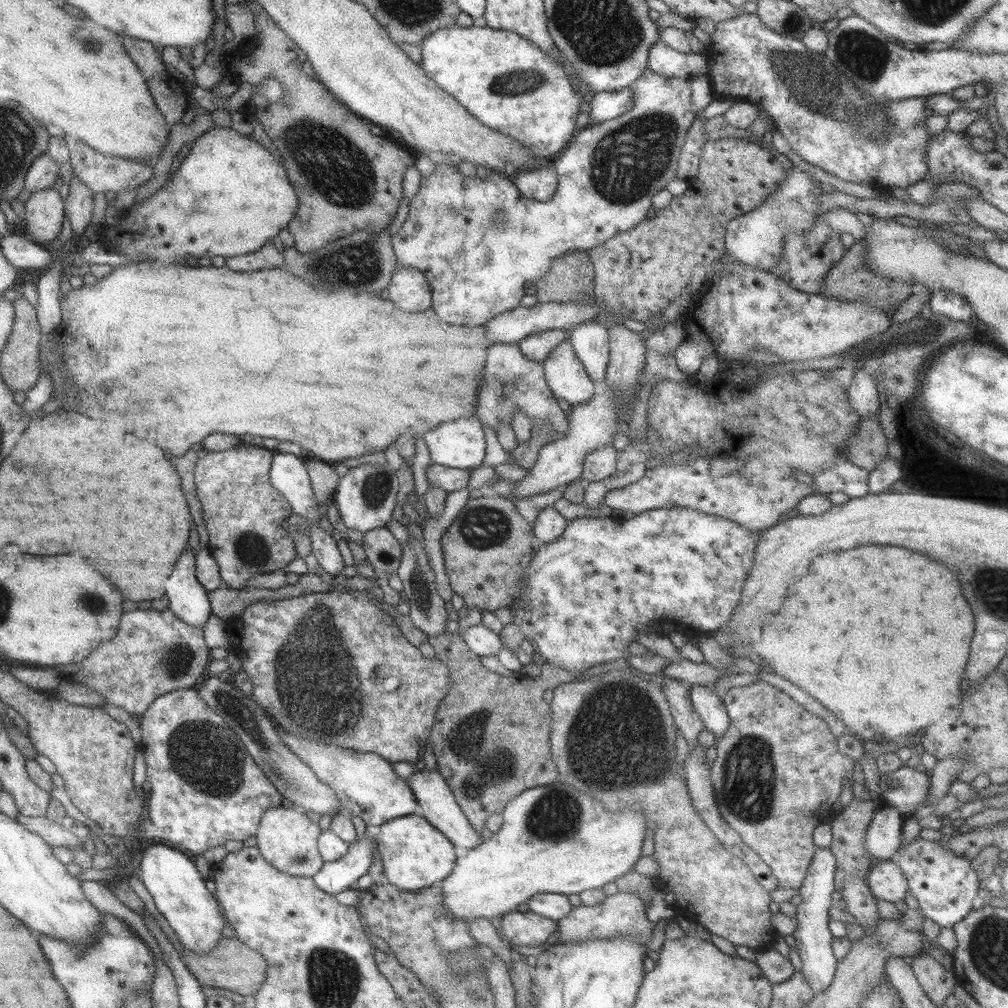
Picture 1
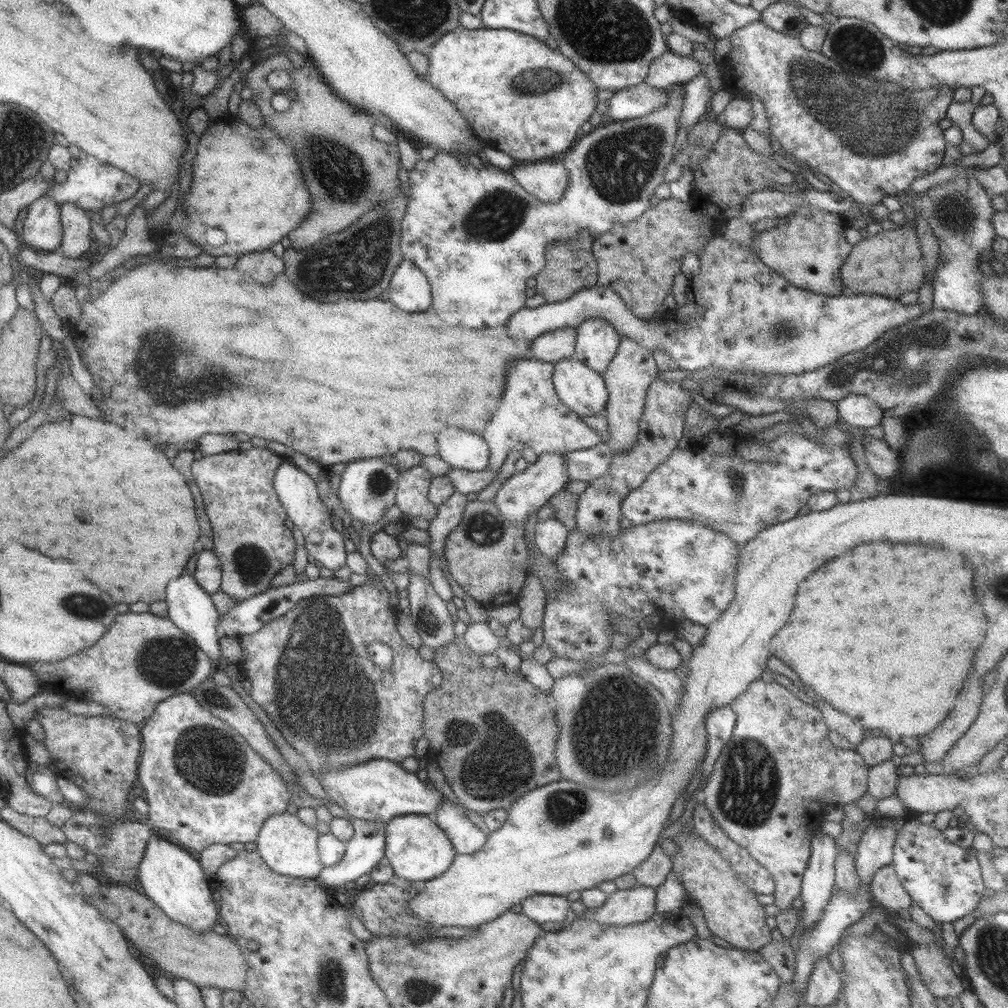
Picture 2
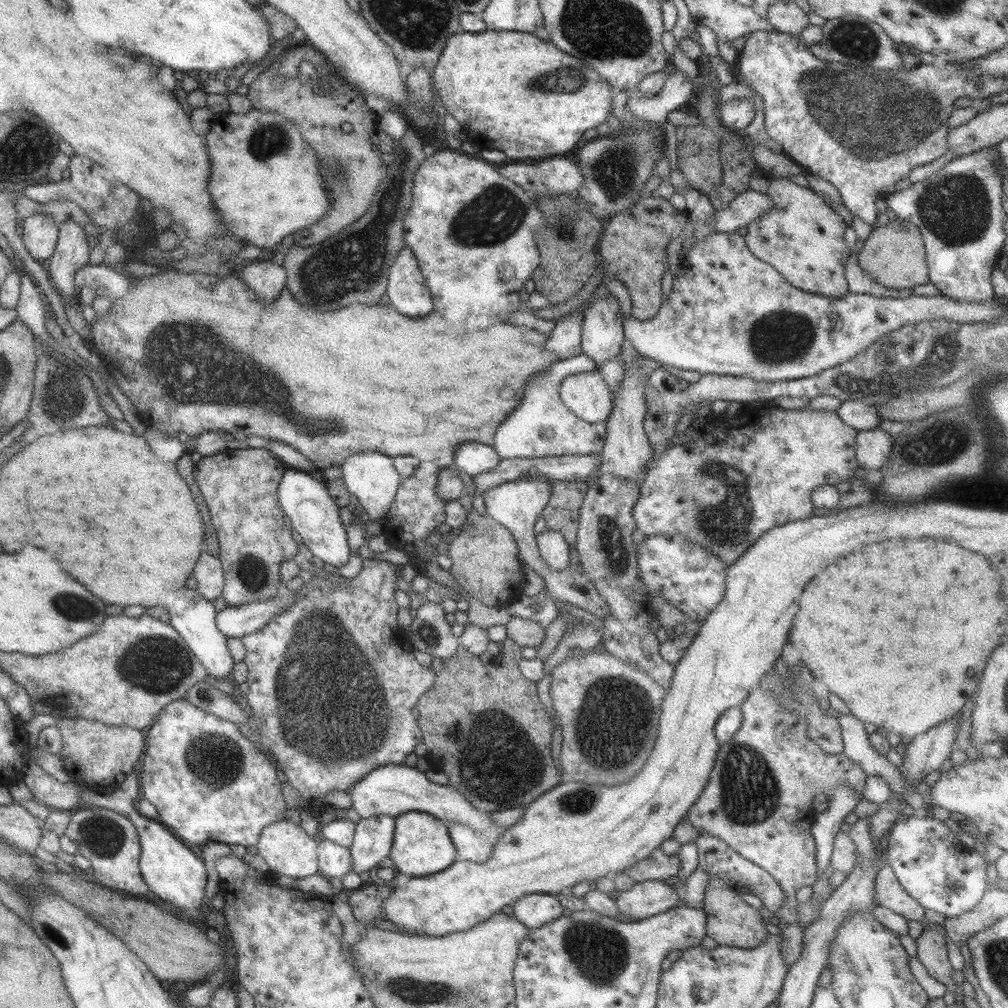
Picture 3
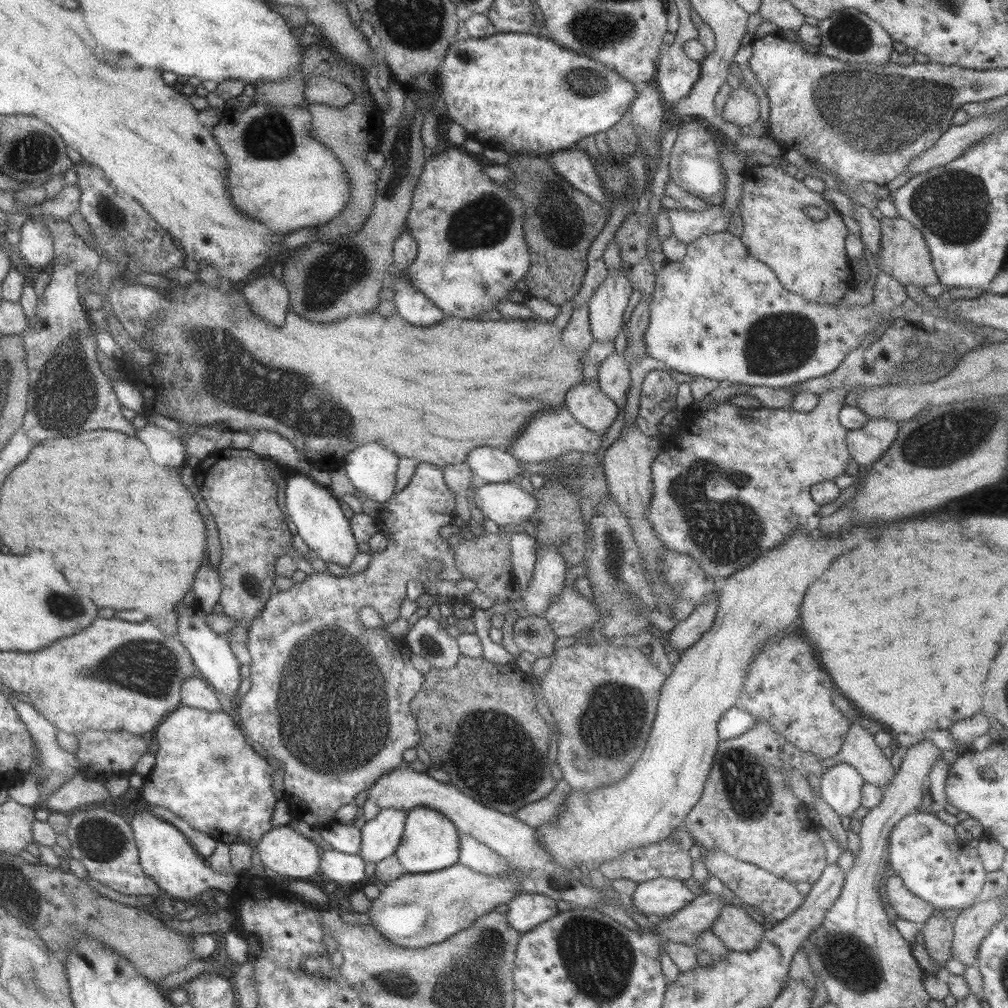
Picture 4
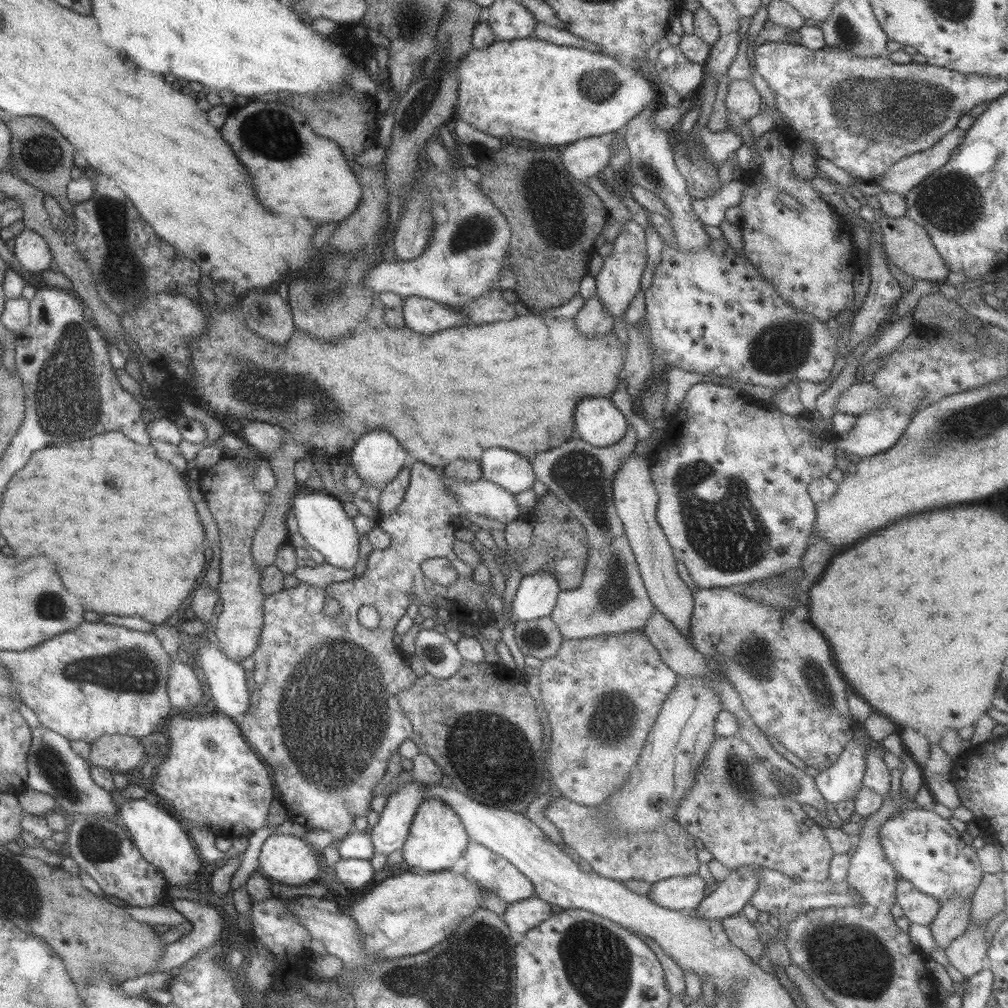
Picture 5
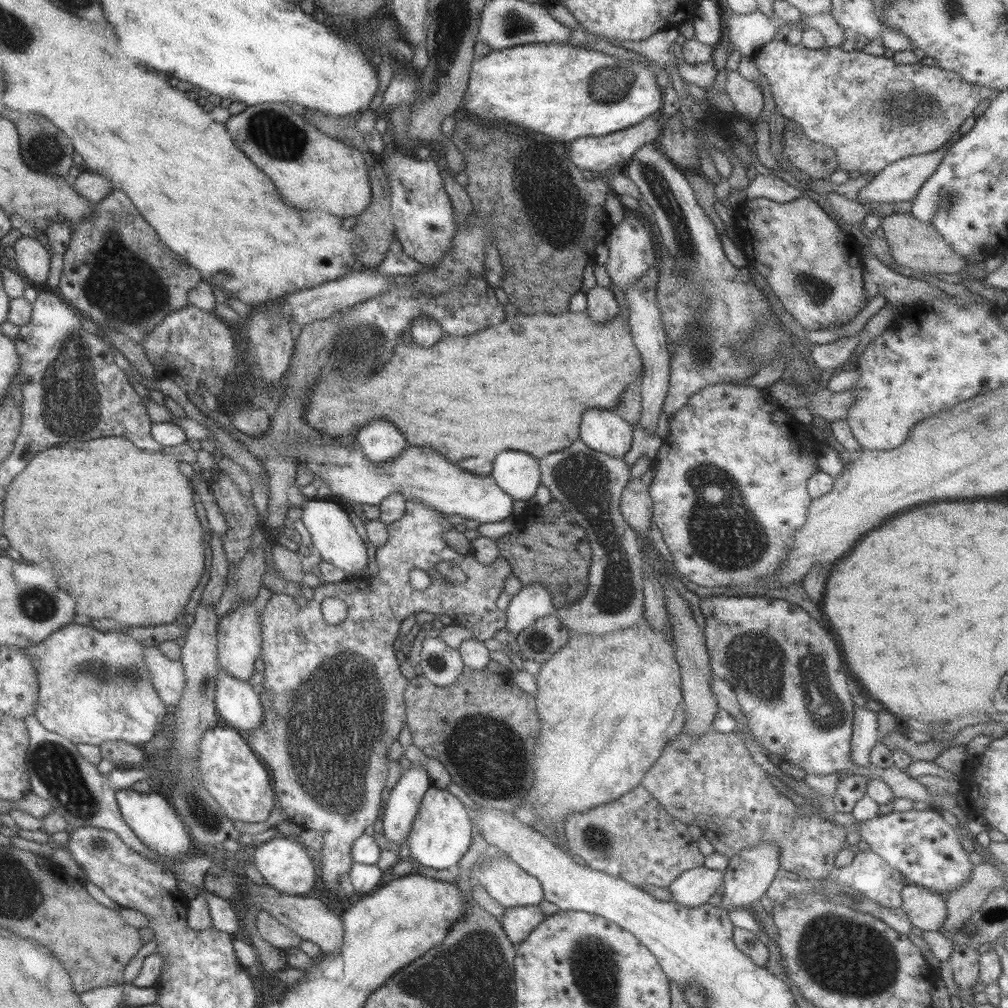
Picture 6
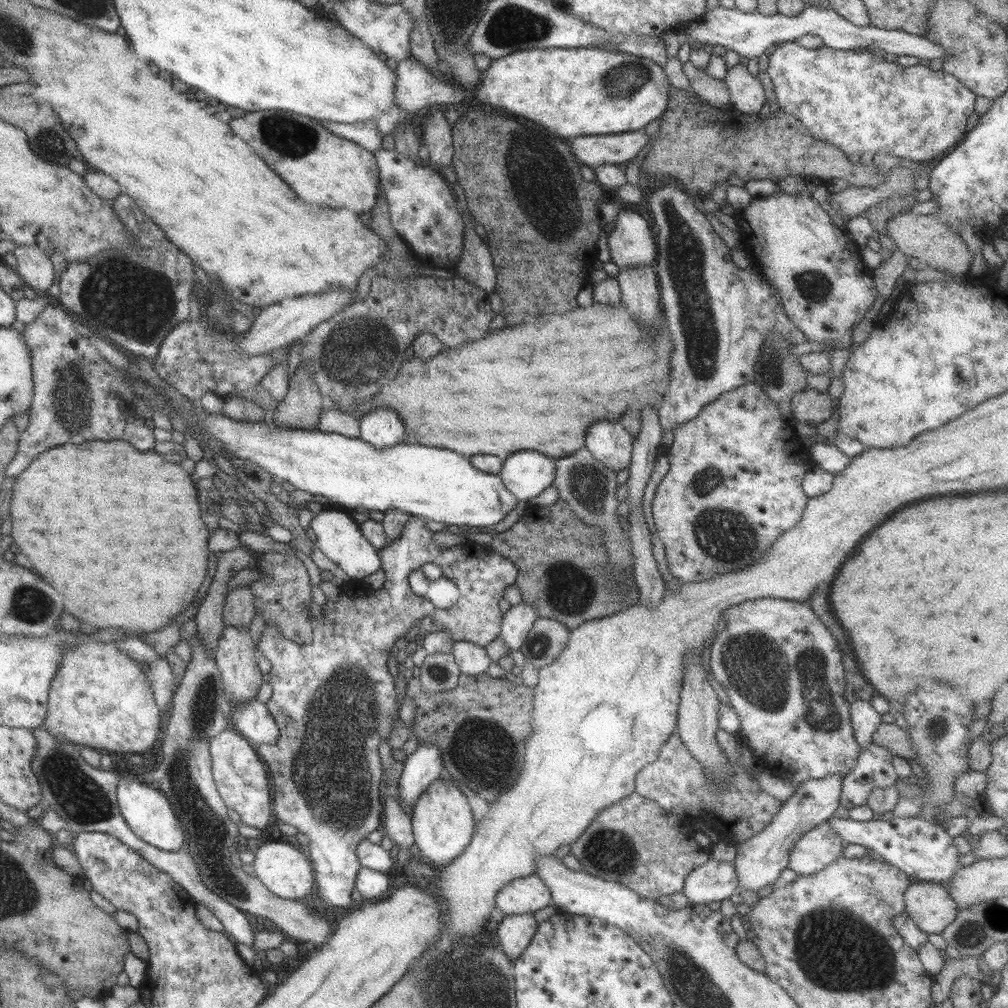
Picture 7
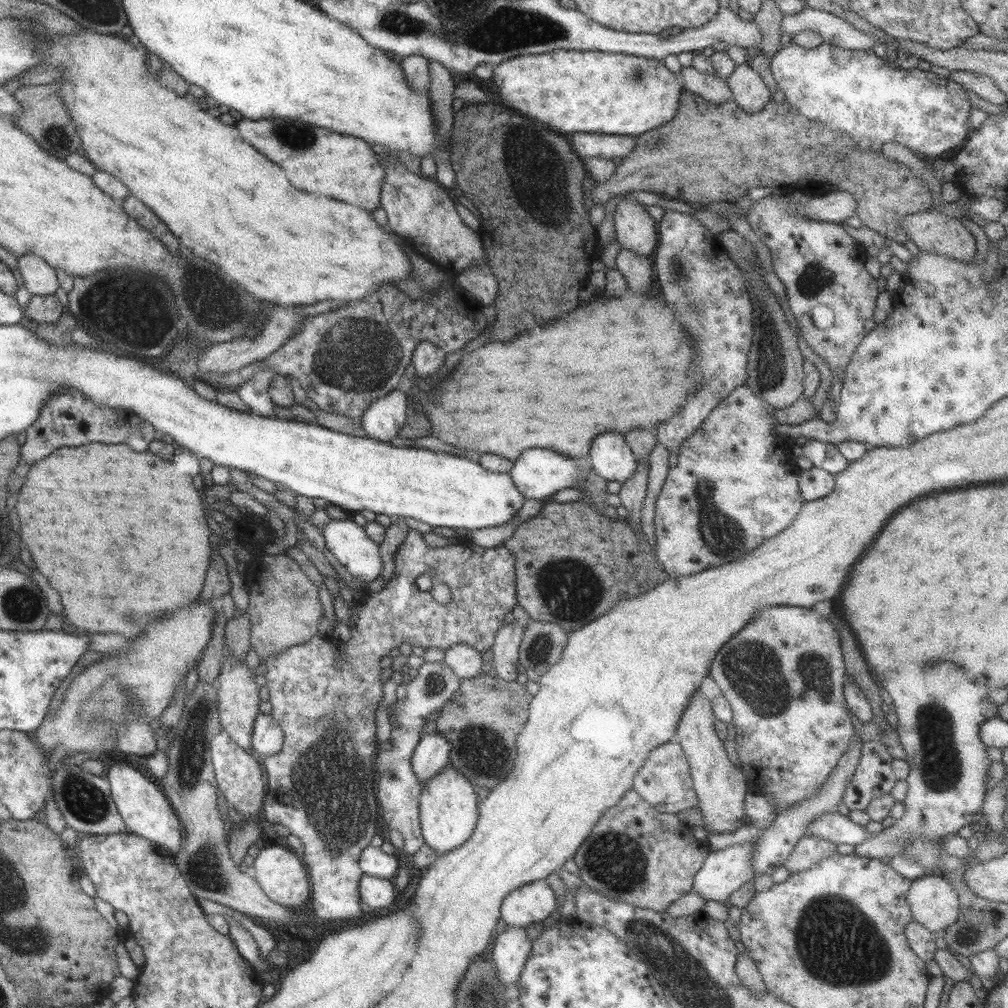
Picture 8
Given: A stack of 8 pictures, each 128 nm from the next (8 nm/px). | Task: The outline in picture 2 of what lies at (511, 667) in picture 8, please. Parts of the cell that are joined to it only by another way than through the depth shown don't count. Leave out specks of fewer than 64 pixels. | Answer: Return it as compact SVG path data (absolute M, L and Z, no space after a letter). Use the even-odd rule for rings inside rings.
M547 518L535 523L534 542L541 555L556 559L563 550L568 528L562 524L562 519Z

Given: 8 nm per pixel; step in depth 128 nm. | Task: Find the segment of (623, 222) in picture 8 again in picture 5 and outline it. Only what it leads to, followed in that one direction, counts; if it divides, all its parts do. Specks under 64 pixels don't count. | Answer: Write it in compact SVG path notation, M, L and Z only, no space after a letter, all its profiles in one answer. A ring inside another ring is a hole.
M629 218L614 239L611 254L603 258L603 267L595 274L595 296L613 319L628 308L640 289L640 276L646 263L645 245L644 229Z

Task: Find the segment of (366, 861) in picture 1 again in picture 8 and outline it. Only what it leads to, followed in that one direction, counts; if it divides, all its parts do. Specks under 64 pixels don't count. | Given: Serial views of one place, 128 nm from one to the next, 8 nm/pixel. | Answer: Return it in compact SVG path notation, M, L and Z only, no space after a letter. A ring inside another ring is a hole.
M436 731L423 734L411 757L411 771L417 781L425 783L449 765L451 745Z

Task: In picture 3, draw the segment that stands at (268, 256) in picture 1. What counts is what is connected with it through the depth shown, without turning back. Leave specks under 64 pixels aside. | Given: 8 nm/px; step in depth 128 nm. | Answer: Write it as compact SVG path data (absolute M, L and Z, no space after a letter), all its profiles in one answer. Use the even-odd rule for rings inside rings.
M257 258L257 260L247 263L247 266L241 268L241 280L265 304L275 302L275 298L286 287L285 270L273 259L261 260Z

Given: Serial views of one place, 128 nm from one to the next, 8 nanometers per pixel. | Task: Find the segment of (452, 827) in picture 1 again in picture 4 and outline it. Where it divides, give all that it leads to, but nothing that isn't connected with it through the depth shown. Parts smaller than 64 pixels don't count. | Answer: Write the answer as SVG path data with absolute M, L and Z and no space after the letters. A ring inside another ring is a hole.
M459 833L458 837L460 865L484 875L504 875L512 871L512 866L504 856L465 833Z

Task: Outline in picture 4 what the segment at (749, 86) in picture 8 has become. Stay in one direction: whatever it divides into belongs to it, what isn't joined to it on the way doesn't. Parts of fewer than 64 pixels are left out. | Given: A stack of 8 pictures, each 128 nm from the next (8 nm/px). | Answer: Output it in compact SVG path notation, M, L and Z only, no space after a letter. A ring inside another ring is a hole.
M742 86L733 89L726 99L722 119L731 125L754 127L758 121L759 101L751 90Z

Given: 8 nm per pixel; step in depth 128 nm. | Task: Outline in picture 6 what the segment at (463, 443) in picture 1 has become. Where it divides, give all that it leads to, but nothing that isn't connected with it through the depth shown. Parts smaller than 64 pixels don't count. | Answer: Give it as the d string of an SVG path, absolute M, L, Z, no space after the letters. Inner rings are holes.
M503 450L493 457L488 474L497 486L513 500L527 500L540 484L540 472L530 454L519 450Z

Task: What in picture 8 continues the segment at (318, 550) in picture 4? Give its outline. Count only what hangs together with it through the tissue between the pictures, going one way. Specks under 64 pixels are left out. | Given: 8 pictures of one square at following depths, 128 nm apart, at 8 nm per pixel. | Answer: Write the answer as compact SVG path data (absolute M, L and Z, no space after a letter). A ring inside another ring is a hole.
M351 518L331 519L321 528L327 549L353 577L369 583L382 572L379 546Z

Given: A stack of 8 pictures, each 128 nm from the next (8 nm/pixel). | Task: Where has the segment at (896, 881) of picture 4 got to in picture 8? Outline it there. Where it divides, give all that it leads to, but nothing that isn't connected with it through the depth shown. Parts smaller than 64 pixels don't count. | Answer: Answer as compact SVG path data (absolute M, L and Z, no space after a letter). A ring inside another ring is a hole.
M941 874L913 879L906 902L912 919L936 935L944 932L959 916L958 896Z

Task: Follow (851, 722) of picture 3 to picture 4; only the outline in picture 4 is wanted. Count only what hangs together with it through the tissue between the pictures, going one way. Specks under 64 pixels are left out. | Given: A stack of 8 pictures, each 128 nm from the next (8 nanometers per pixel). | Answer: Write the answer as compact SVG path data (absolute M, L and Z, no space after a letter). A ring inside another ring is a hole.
M859 722L849 725L839 753L829 760L830 767L837 763L853 767L864 783L879 788L887 787L895 775L890 760L876 746L873 735L859 725Z

